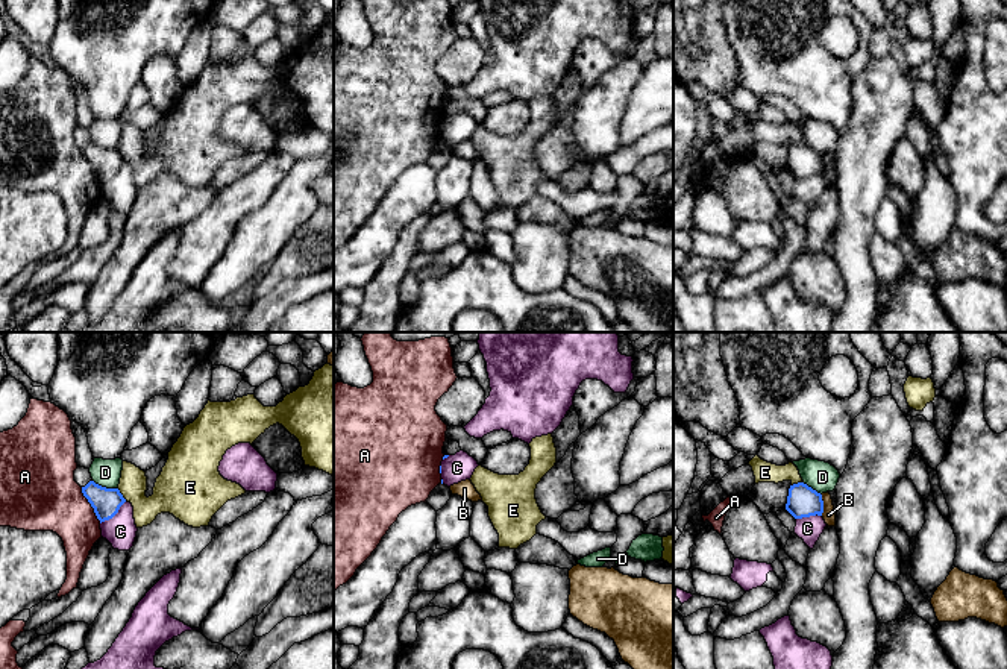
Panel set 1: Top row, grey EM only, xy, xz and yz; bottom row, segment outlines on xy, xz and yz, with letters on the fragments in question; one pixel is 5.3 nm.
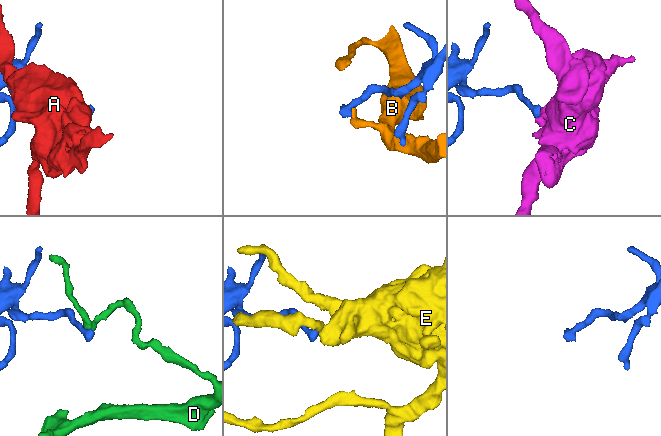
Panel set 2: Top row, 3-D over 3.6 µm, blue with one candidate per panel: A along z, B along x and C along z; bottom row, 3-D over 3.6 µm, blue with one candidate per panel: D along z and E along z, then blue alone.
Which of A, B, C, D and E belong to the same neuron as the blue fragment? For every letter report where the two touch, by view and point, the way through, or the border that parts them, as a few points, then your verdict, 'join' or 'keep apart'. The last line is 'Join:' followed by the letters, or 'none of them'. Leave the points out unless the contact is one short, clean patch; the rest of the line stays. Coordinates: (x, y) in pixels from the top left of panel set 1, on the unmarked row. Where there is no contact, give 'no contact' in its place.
A: contact xy (91, 166); keep apart
B: contact yz (822, 166); border yz (821, 155), (822, 175); keep apart
C: contact xy (114, 175); border xy (126, 161), (111, 178), (100, 184); keep apart
D: contact xy (105, 147); border xy (93, 140), (102, 146), (117, 149); keep apart
E: contact xy (122, 155); keep apart
Join: none of them

